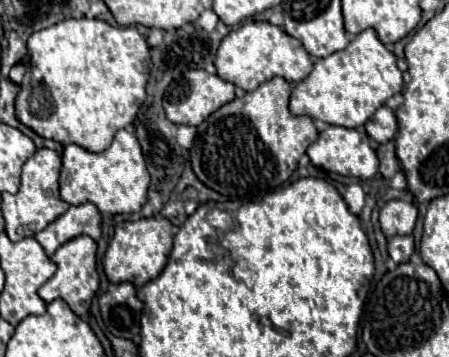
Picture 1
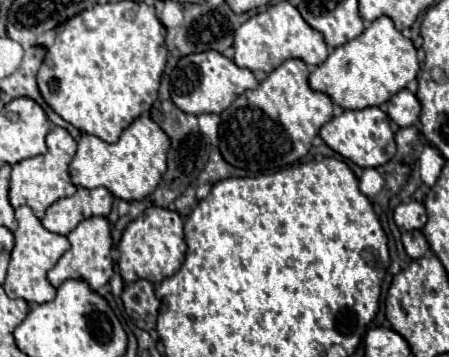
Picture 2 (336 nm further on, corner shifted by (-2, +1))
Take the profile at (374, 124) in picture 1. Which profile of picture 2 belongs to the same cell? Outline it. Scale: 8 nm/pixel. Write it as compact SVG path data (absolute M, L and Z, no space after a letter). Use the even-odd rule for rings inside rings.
M402 89L400 93L390 97L390 101L386 103L386 113L400 127L410 127L410 125L418 123L420 101L416 99L416 95L412 91Z

